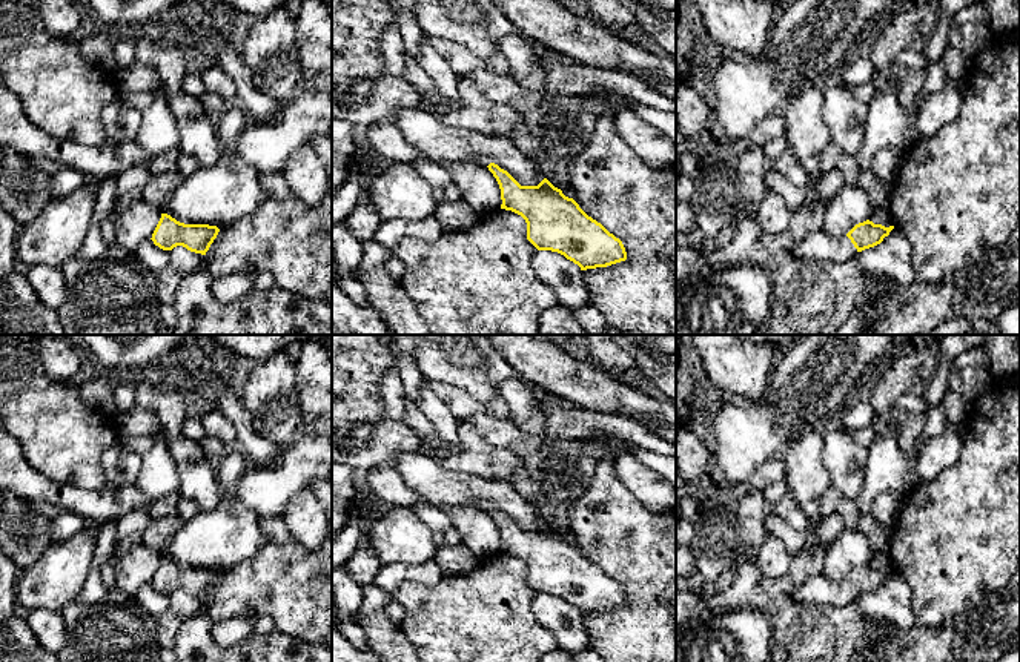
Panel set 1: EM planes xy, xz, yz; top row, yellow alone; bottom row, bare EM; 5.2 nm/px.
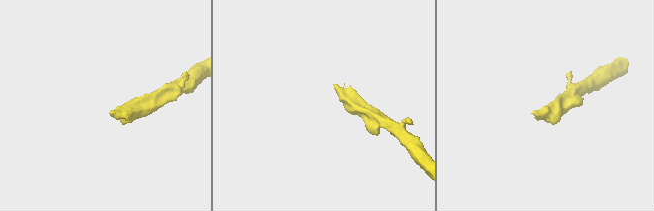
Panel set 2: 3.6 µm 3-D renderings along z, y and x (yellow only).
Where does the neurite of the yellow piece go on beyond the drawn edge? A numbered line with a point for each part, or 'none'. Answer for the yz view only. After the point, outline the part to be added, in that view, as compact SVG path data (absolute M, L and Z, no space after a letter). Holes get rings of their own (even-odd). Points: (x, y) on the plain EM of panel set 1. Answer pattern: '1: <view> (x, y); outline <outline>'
1: yz (817, 590); outline M823 573L808 578L791 596L806 605L836 607L845 607L857 599L857 593L846 579L837 582Z

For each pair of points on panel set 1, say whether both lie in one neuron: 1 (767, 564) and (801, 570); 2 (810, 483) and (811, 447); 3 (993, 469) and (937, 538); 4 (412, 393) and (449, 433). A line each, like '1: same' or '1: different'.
1: different
2: same
3: same
4: different

